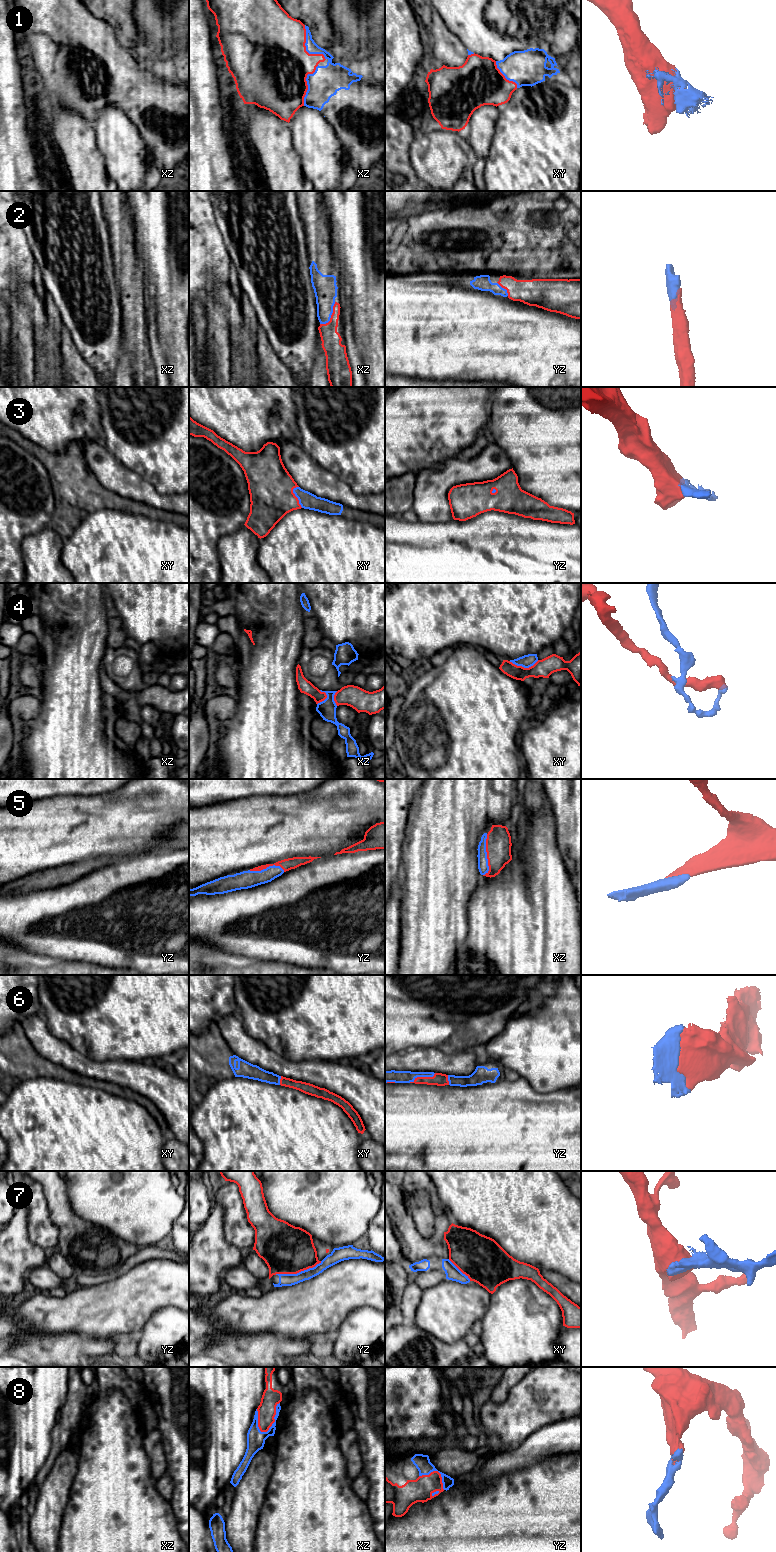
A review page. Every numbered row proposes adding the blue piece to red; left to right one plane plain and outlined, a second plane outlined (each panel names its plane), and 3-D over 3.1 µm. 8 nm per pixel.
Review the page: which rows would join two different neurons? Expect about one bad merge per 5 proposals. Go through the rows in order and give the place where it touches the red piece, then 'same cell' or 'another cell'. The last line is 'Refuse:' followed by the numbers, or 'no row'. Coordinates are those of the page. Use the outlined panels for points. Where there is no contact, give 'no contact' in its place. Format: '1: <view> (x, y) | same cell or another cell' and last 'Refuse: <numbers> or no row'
1: xz (305, 48) | same cell
2: xz (331, 316) | same cell
3: xy (296, 497) | same cell
4: xy (523, 667) | another cell
5: xz (487, 855) | same cell
6: yz (422, 1077) | same cell
7: yz (298, 1272) | another cell
8: xz (274, 1419) | same cell
Refuse: 4, 7

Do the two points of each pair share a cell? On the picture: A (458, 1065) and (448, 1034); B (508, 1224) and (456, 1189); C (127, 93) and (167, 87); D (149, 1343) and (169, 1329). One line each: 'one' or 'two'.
A: two
B: one
C: one
D: one

